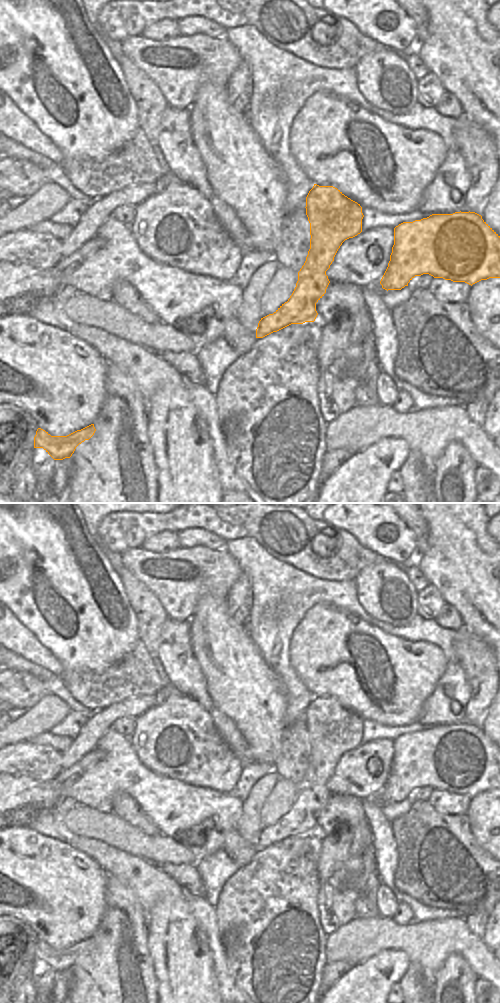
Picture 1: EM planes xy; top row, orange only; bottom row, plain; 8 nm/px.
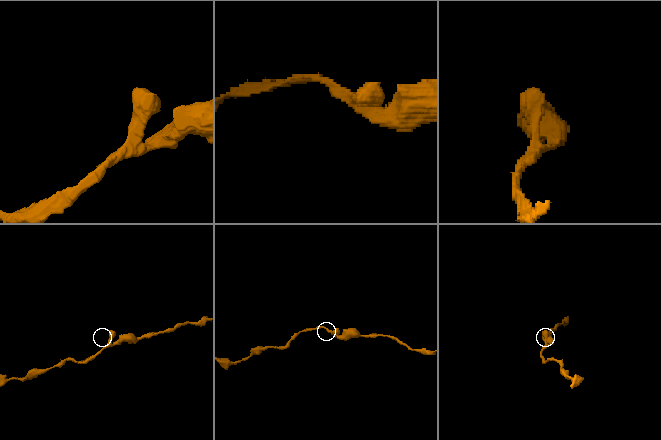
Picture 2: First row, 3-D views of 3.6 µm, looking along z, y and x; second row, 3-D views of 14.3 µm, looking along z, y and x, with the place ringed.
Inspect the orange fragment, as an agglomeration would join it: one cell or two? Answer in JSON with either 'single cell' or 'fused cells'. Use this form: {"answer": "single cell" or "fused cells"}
{"answer": "single cell"}

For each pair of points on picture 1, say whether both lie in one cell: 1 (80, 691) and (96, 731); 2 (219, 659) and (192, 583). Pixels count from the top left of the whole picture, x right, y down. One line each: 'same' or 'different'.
1: different
2: different

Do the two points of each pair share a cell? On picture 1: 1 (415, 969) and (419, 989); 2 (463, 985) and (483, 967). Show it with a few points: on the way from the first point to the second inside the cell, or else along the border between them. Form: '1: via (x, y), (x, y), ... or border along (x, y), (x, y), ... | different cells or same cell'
1: via (415, 974), (417, 984) | same cell
2: border along (460, 955), (478, 977) | different cells

